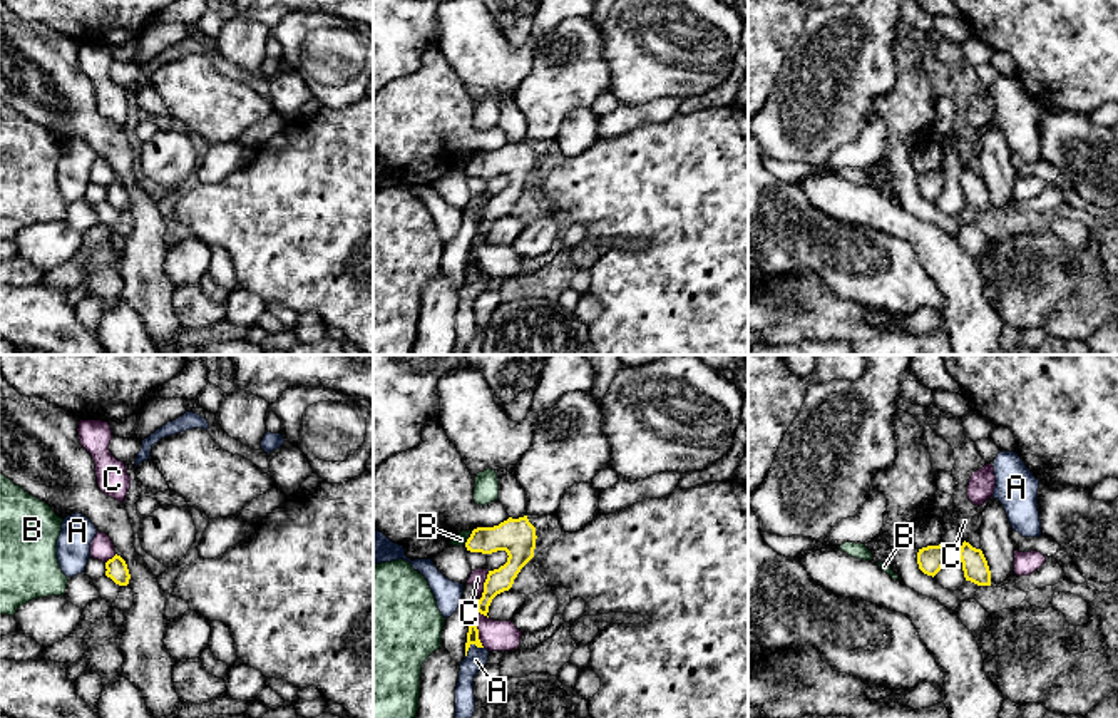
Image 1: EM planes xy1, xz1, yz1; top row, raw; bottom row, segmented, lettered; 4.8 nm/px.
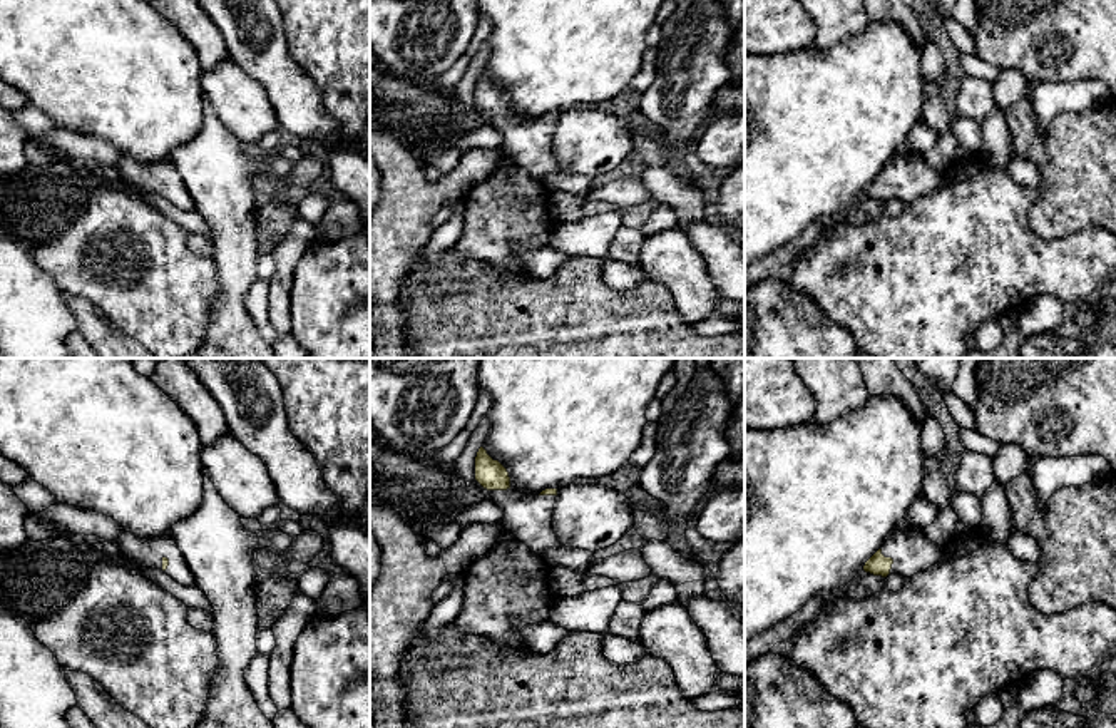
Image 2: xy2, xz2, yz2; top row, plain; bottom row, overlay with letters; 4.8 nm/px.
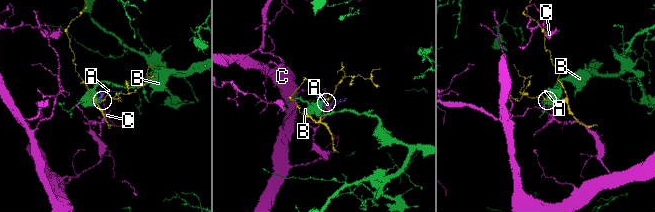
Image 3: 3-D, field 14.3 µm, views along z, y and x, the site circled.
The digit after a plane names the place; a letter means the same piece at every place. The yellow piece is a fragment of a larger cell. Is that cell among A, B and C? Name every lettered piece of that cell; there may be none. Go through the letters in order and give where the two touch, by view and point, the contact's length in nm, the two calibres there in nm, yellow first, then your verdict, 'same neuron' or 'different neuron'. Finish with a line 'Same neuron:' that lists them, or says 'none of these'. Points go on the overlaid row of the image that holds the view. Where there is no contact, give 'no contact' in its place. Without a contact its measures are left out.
A: xz1 (469, 646) | 100 nm | 60/100 nm | different neuron
B: xz1 (469, 538) | 80 nm | 180/60 nm | different neuron
C: xz1 (484, 586) | 150 nm | 140/80 nm | different neuron
Same neuron: none of these

